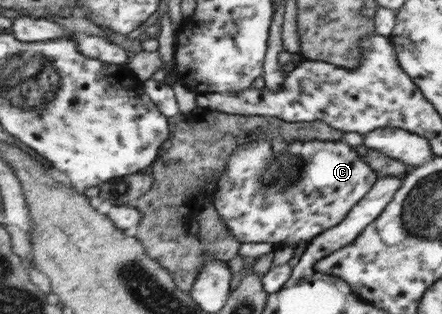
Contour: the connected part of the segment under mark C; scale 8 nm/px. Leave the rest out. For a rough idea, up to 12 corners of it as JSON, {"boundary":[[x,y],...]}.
{"boundary":[[343,140],[235,146],[213,206],[242,243],[339,225],[378,173]]}

